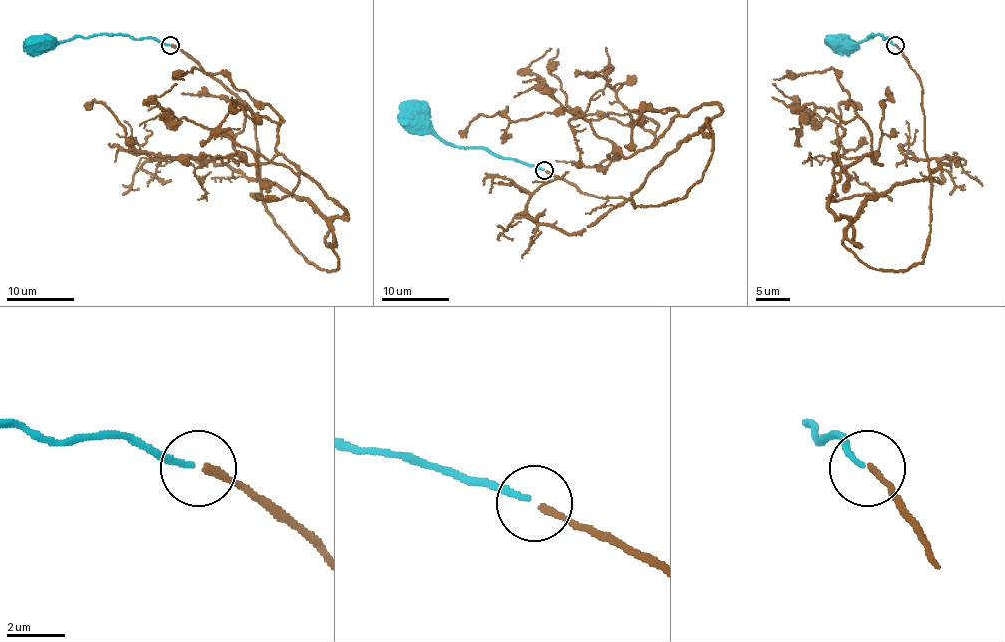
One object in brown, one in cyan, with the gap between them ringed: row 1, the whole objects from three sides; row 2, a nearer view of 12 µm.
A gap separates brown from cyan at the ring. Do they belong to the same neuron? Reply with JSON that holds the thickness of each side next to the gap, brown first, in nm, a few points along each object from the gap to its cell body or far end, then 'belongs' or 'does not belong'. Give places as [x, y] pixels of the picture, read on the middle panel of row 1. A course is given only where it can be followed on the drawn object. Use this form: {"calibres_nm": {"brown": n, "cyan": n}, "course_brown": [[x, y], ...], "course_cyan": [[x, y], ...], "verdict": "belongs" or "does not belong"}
{"calibres_nm": {"brown": 240, "cyan": 180}, "course_brown": [[545, 172], [662, 206], [696, 184], [722, 109], [677, 116], [628, 156], [580, 112], [480, 114], [461, 138]], "course_cyan": [[543, 170], [495, 156], [482, 148], [448, 144], [427, 133], [414, 119]], "verdict": "belongs"}

